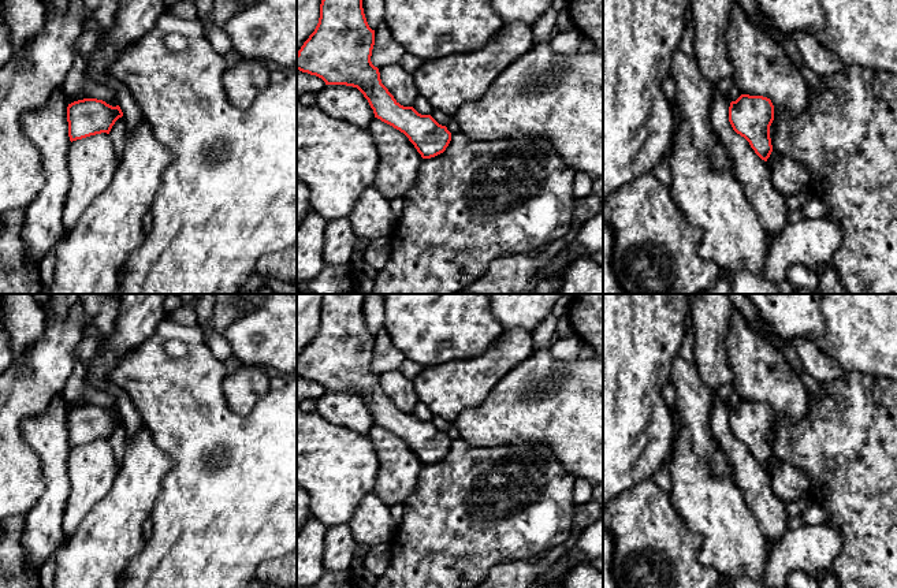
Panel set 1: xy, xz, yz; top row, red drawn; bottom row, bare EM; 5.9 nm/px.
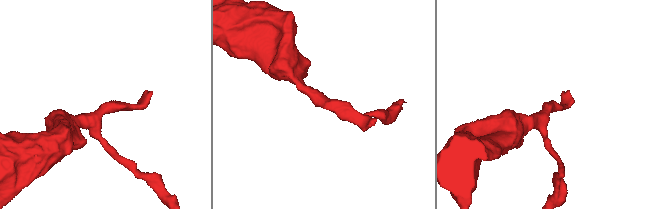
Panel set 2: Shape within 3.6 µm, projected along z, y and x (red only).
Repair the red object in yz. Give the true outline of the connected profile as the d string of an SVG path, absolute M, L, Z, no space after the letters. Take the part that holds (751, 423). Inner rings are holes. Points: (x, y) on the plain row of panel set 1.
M741 401L729 413L729 428L733 436L744 443L755 459L764 468L773 458L770 432L774 427L774 412L763 402Z

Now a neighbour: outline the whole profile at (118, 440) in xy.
M123 423L115 428L108 442L113 451L115 461L120 466L127 444L127 433L124 431Z

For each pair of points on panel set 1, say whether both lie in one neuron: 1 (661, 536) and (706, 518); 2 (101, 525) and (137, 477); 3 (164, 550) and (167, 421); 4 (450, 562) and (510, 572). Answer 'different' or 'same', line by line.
1: different
2: same
3: same
4: different

